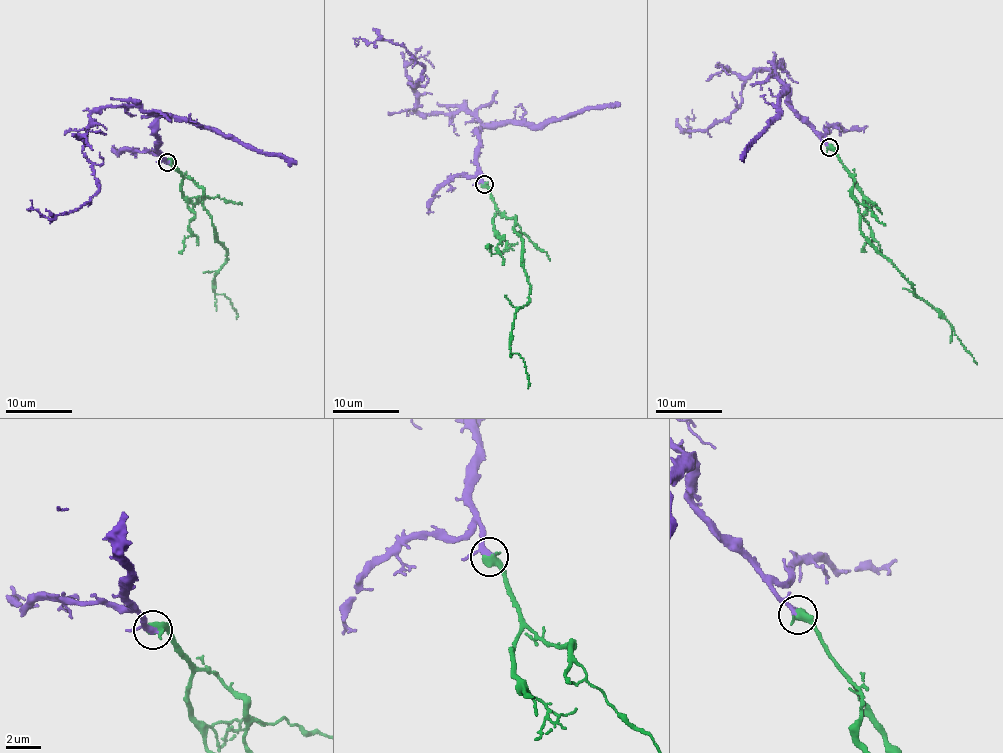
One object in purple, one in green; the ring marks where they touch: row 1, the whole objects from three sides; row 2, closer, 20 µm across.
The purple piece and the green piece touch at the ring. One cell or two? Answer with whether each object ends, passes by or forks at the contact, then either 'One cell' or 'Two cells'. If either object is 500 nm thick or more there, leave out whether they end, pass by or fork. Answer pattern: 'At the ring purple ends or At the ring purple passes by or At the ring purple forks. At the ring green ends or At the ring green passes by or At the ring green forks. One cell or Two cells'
One cell

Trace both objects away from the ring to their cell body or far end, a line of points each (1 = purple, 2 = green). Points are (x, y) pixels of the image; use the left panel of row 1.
1: (168, 162), (156, 115), (100, 107), (82, 151), (98, 191), (50, 219), (28, 210), (30, 200)
2: (168, 162), (204, 191), (203, 208), (227, 259), (216, 273), (213, 292), (230, 299), (236, 319)

